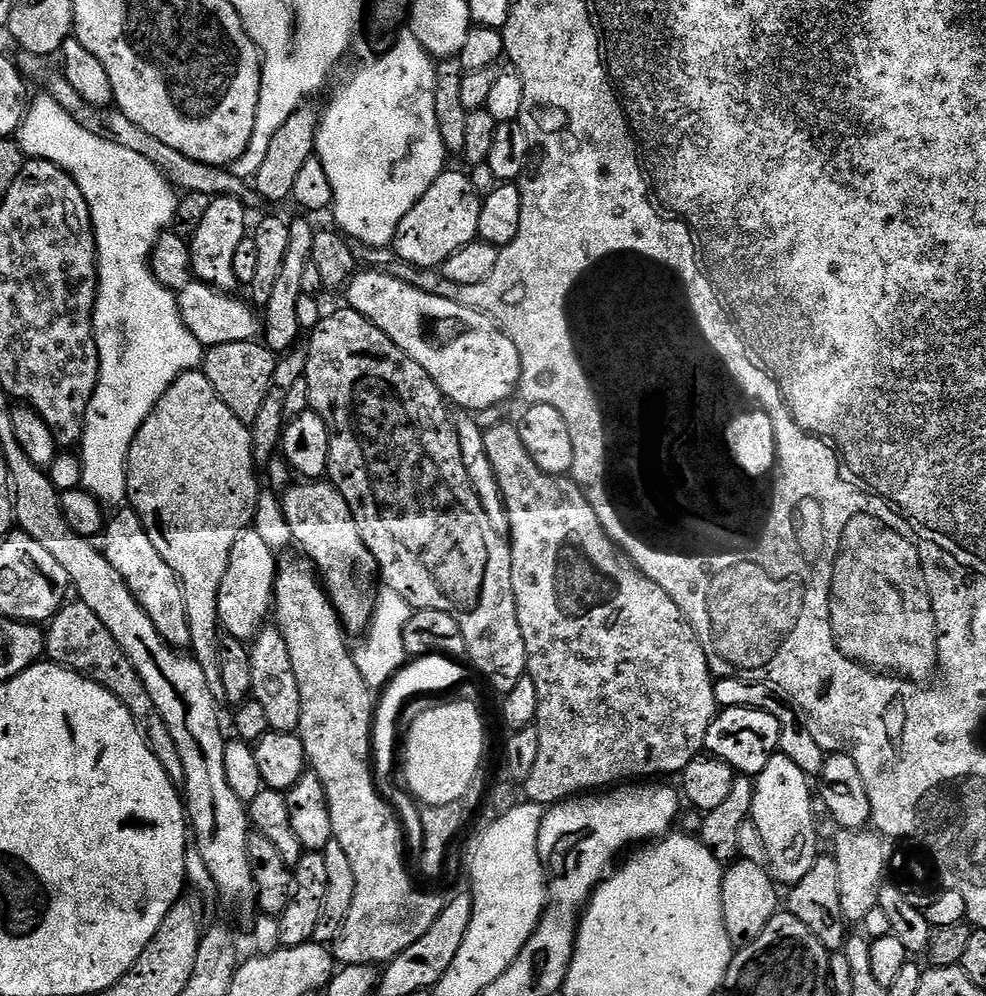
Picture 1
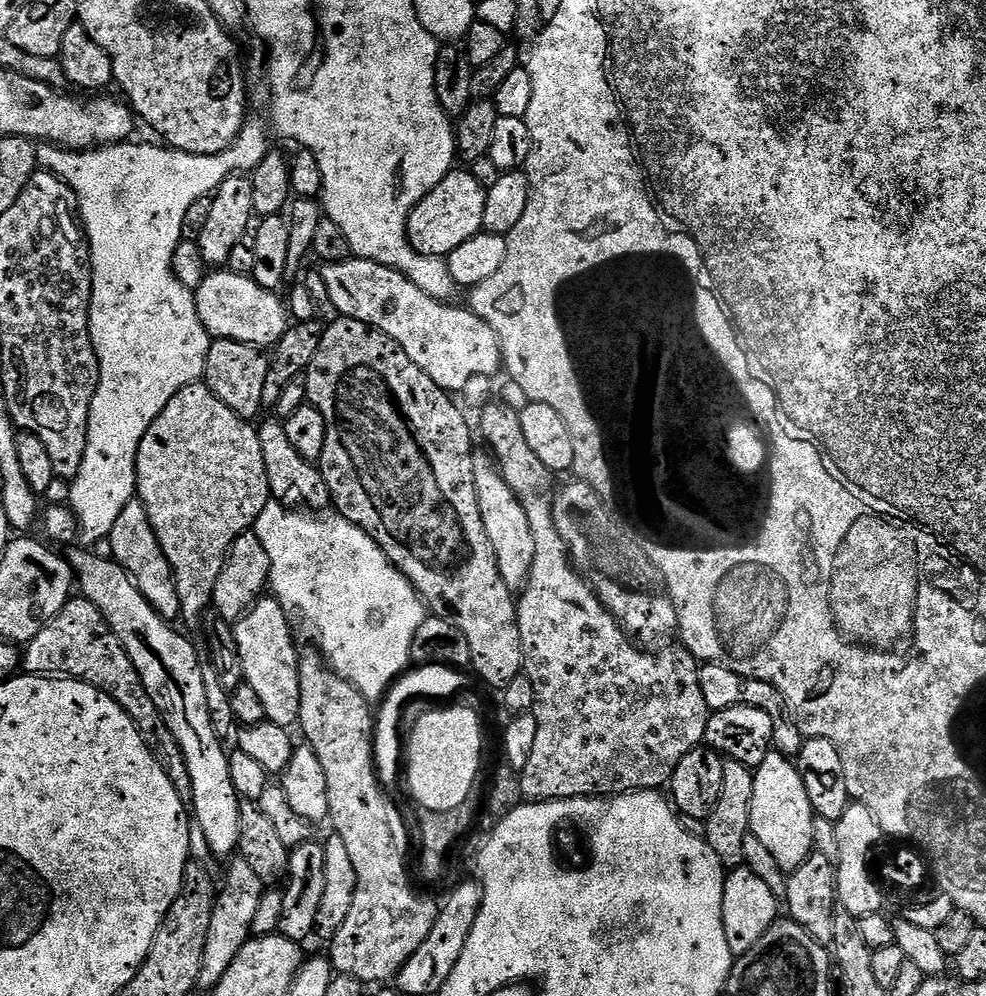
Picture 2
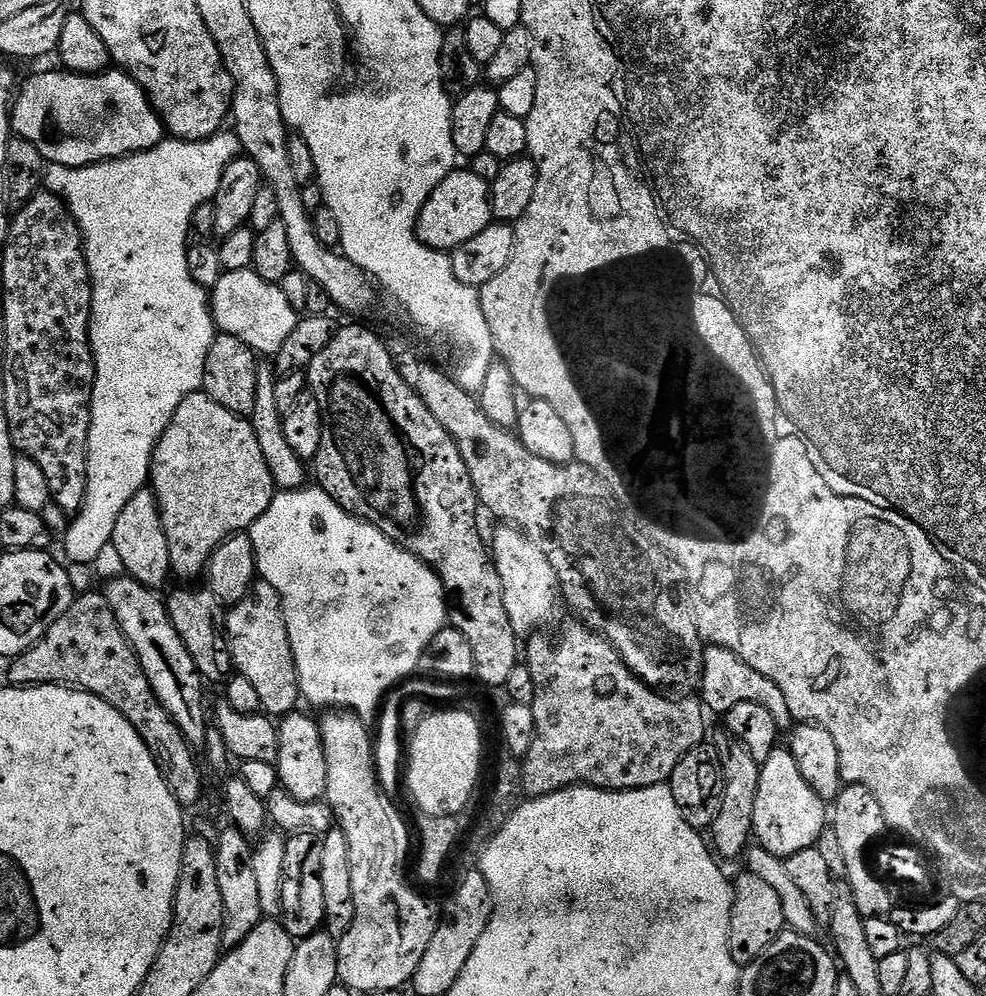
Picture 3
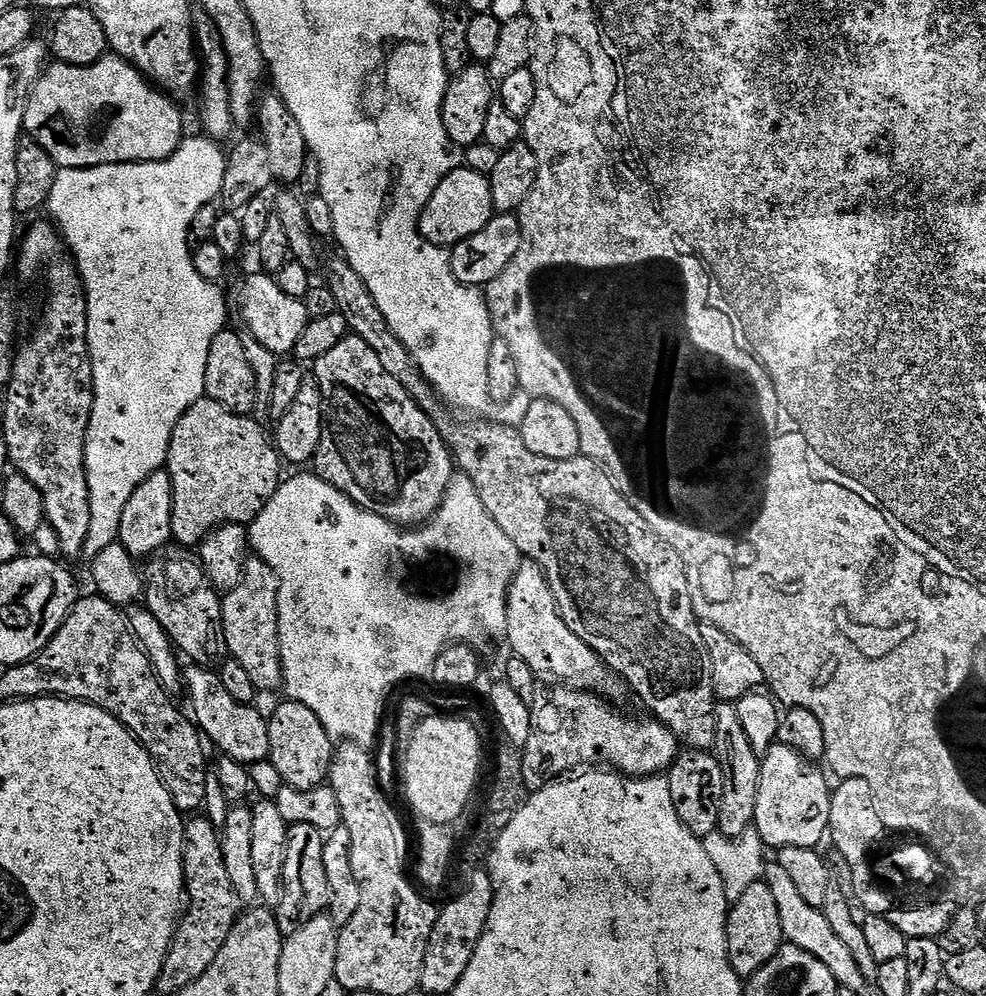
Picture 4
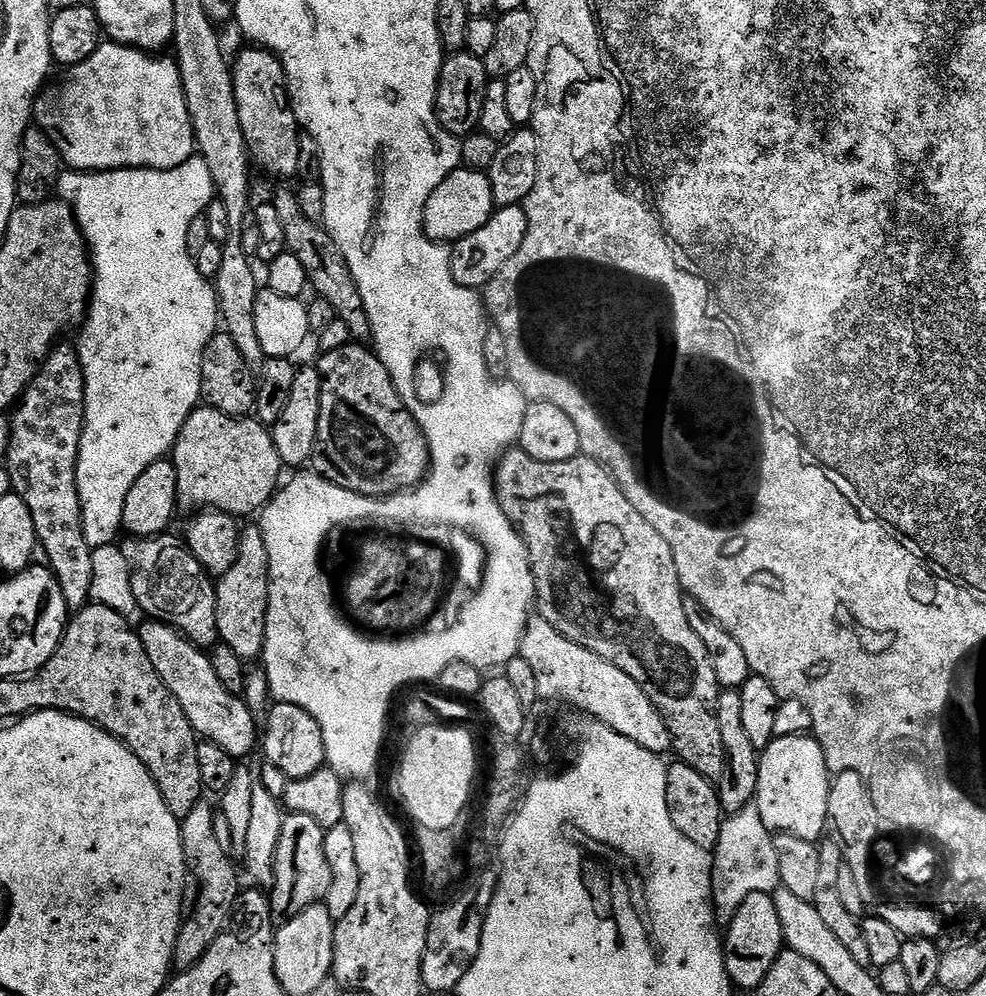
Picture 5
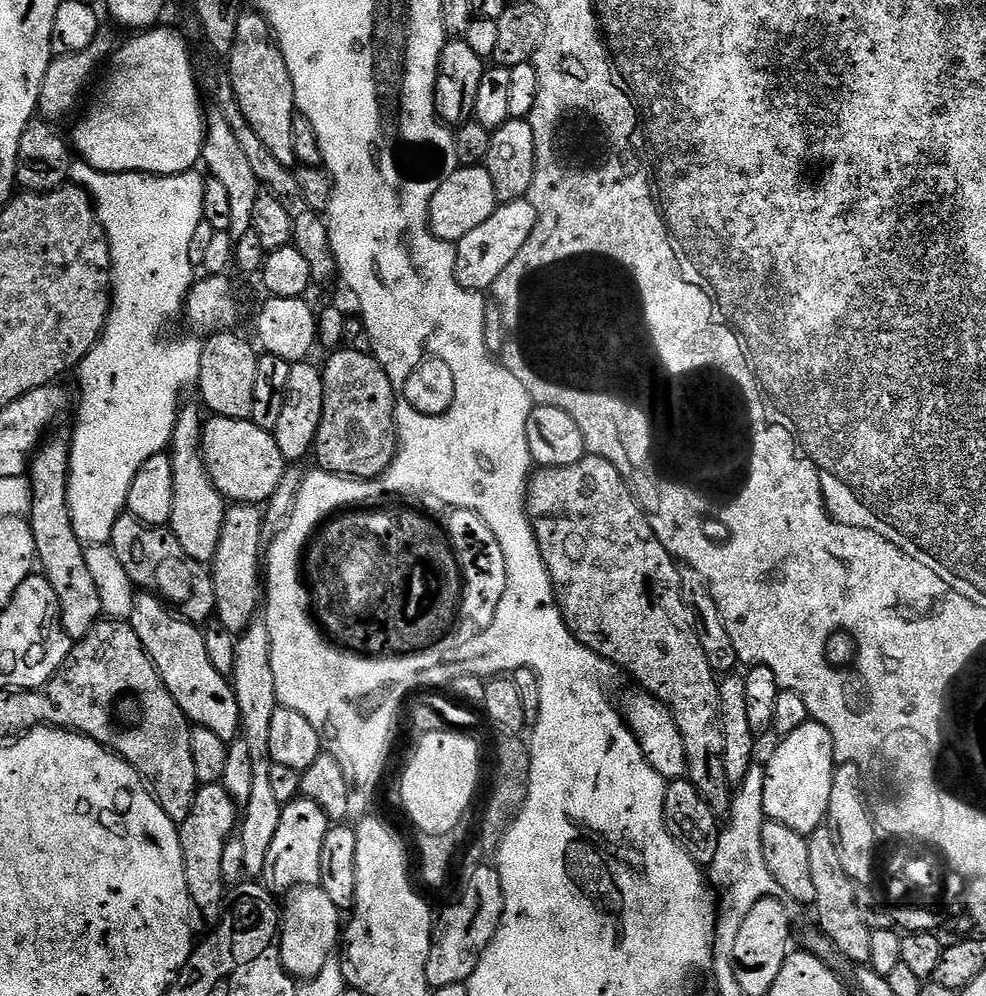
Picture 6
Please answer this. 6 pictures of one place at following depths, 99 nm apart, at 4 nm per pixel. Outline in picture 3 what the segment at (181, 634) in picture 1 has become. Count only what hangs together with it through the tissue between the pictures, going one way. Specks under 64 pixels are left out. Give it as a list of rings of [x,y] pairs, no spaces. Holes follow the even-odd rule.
[[[146,486],[138,494],[134,494],[130,502],[126,502],[126,507],[122,514],[118,514],[118,522],[114,525],[114,538],[111,544],[122,557],[125,573],[138,581],[143,588],[160,590],[167,582],[168,576],[173,575],[170,546],[162,530],[160,507],[151,487]]]

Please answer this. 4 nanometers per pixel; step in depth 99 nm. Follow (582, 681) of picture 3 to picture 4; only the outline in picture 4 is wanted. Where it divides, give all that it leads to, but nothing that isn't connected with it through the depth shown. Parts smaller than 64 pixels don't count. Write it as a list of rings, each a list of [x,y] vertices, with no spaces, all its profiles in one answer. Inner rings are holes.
[[[564,690],[561,693],[556,704],[564,711],[568,728],[561,730],[560,740],[552,745],[543,744],[540,732],[534,730],[522,748],[524,778],[533,789],[543,788],[553,778],[571,773],[575,764],[583,760],[596,760],[599,756],[608,763],[605,765],[625,776],[655,776],[672,767],[682,745],[663,724],[652,718],[647,718],[641,724],[636,720],[623,720],[618,713],[611,712],[596,694],[584,690]]]

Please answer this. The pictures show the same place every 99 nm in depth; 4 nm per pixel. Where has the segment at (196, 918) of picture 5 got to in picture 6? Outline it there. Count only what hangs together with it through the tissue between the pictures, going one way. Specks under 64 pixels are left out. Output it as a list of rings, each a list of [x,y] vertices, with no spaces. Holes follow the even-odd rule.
[[[223,783],[205,784],[197,787],[194,806],[190,806],[189,816],[178,827],[186,870],[186,886],[192,896],[192,903],[198,906],[199,911],[200,908],[204,911],[206,919],[212,920],[211,922],[219,921],[222,916],[222,905],[226,900],[222,850],[226,850],[226,842],[233,839],[237,831],[238,805],[232,801]]]

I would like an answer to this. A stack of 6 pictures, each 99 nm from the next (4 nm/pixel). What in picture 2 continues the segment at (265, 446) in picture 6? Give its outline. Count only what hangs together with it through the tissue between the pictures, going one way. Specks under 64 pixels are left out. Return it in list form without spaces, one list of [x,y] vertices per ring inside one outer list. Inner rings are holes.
[[[197,382],[178,390],[178,394],[174,394],[174,398],[170,398],[170,402],[166,402],[162,414],[158,418],[154,418],[150,430],[146,430],[146,438],[142,438],[136,455],[136,496],[143,502],[146,514],[150,518],[150,526],[162,546],[162,554],[166,554],[172,572],[176,576],[176,589],[178,590],[178,602],[180,603],[179,619],[184,620],[185,626],[183,625],[183,627],[189,633],[196,632],[203,626],[204,615],[210,612],[212,608],[214,582],[218,582],[218,574],[222,574],[224,559],[227,558],[228,551],[232,549],[232,543],[243,532],[253,531],[258,514],[262,514],[264,507],[269,504],[271,494],[272,491],[266,478],[266,462],[262,462],[262,442],[260,441],[259,431],[249,421],[243,420],[238,414],[234,414],[234,410],[230,410],[230,406],[226,406],[226,402],[222,402],[215,396],[208,389],[207,384]]]

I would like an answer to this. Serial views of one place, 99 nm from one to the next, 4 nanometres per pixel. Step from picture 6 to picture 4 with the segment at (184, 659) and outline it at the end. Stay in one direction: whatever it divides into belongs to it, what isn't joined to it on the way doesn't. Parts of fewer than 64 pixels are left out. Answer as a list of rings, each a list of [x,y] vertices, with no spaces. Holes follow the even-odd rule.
[[[208,666],[185,667],[182,672],[182,684],[185,689],[188,687],[187,707],[190,709],[191,719],[206,737],[207,743],[217,748],[217,753],[234,758],[245,766],[268,759],[268,722],[265,713],[259,712],[259,707],[234,702],[234,698],[230,698],[230,694],[226,694],[225,688],[222,687],[219,675]]]

